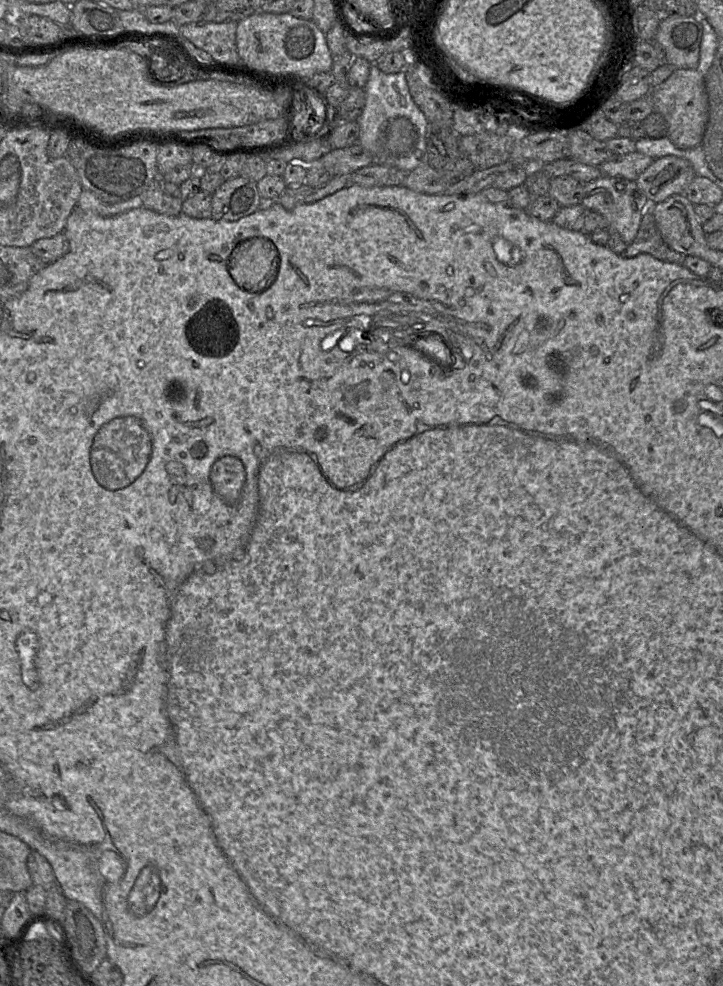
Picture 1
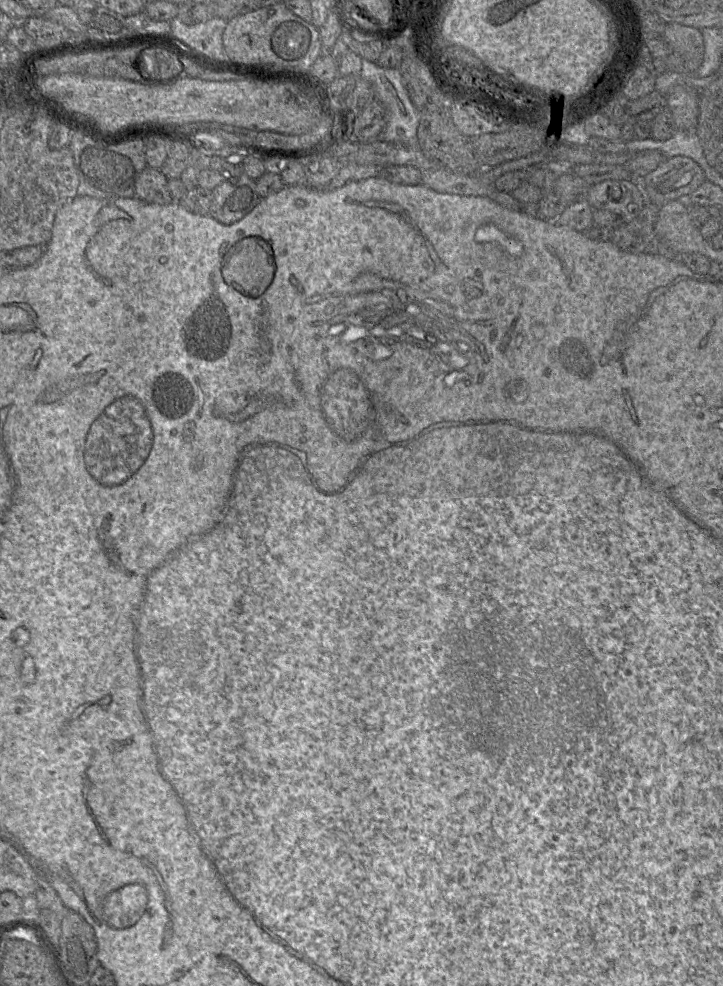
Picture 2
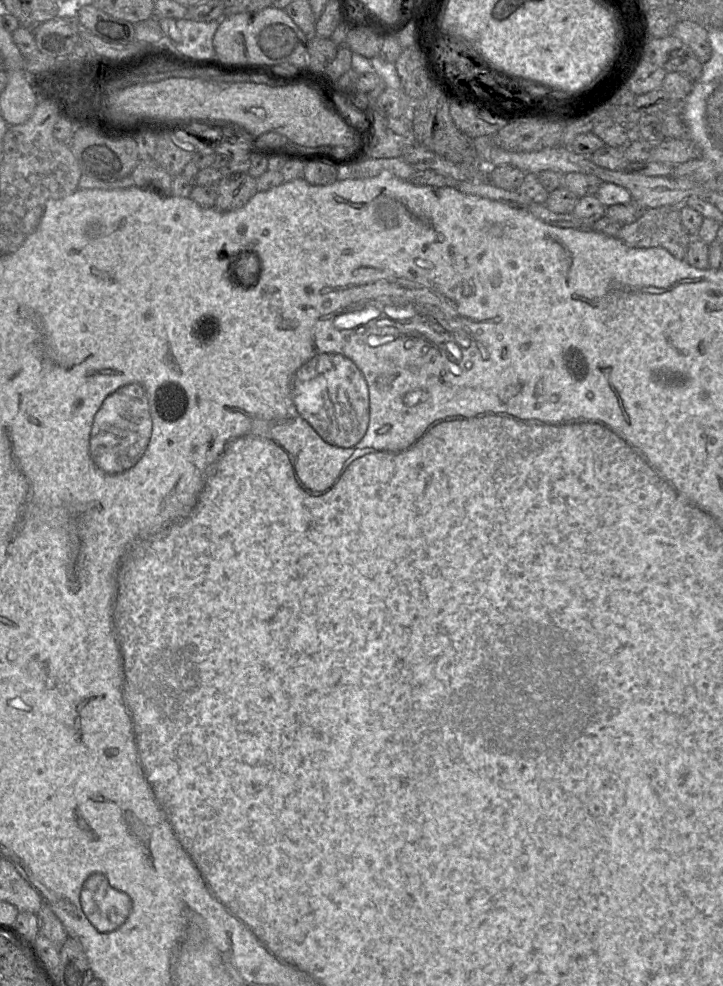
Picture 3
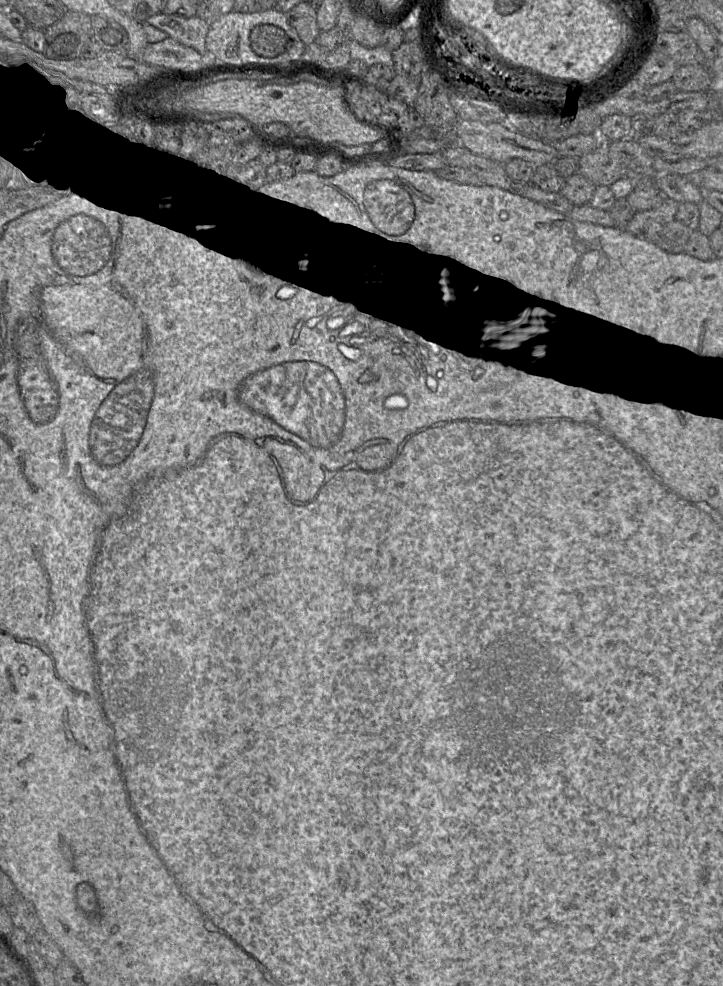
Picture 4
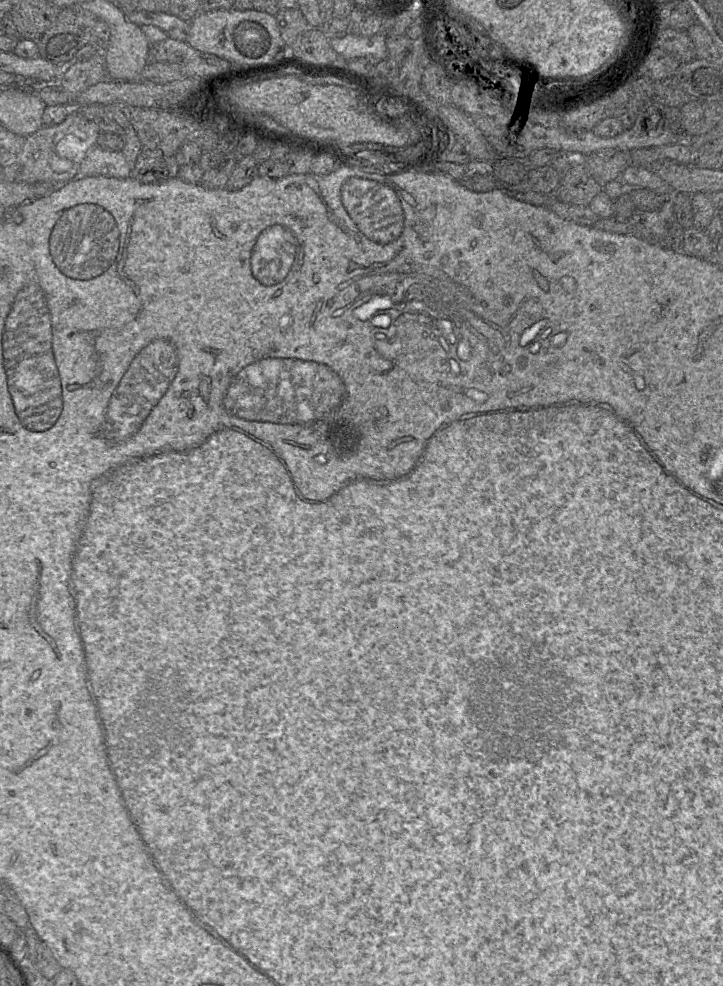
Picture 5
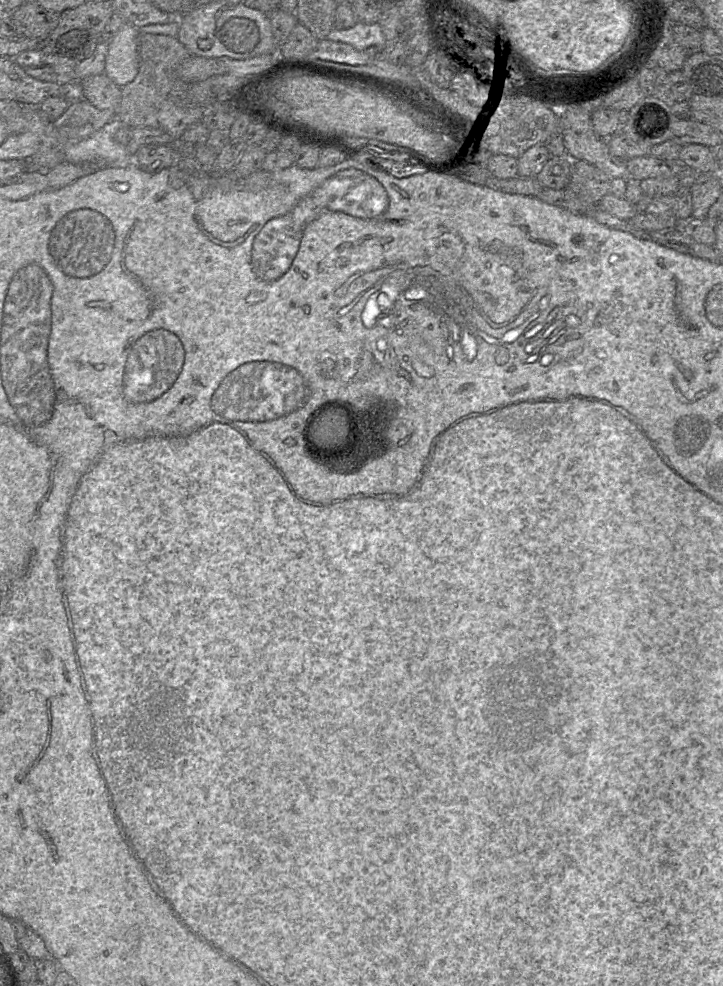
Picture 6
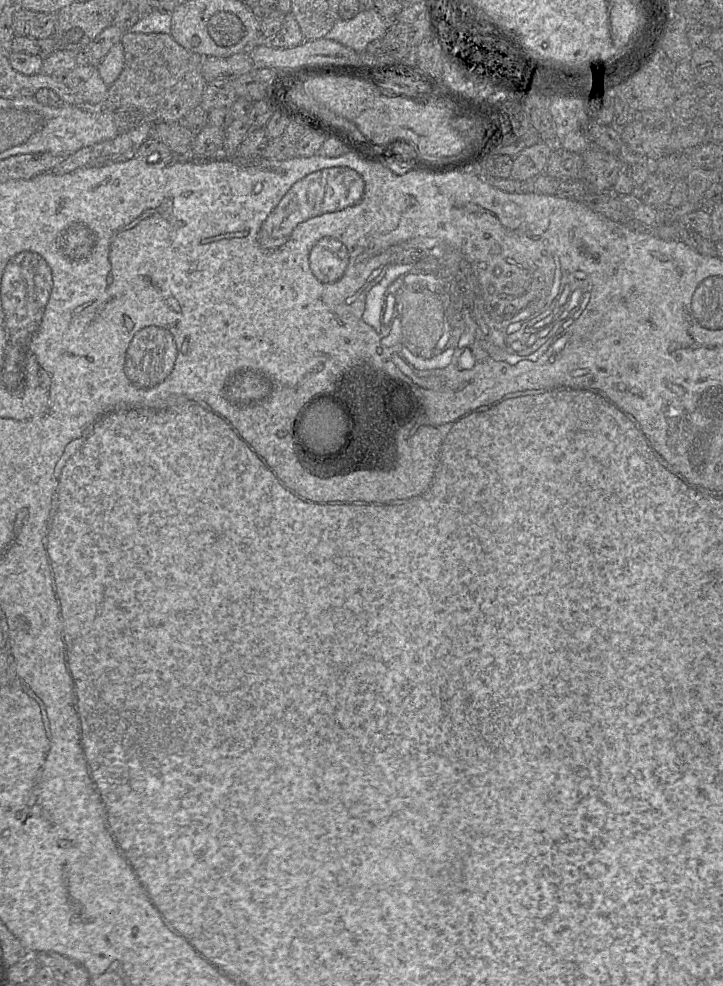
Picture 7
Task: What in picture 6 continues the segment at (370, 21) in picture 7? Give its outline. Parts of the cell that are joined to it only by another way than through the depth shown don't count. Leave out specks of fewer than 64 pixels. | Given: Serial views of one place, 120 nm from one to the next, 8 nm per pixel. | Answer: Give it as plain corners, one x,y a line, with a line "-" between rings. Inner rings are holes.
356,22
347,29
333,28
326,39
347,43
357,50
364,50
372,45
385,45
385,36
378,22

